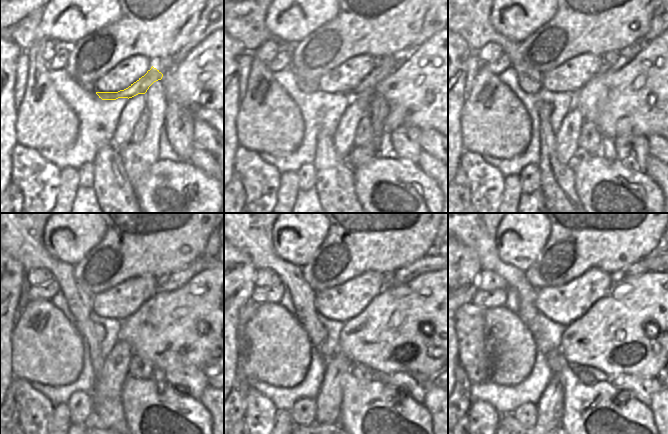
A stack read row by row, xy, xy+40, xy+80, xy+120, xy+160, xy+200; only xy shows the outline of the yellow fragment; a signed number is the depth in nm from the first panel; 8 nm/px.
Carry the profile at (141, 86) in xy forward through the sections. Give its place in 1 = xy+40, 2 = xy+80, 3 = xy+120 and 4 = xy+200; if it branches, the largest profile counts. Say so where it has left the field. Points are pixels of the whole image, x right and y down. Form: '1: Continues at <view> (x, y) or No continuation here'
1: Continues at xy+40 (365, 88)
2: Continues at xy+80 (627, 54)
3: Continues at xy+120 (177, 279)
4: Continues at xy+200 (651, 263).

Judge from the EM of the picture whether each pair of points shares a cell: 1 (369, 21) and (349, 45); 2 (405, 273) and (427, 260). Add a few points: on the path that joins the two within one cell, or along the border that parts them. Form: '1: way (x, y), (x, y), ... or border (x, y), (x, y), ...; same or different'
1: way (363, 27), (351, 39); same
2: way (410, 271), (422, 265); same

